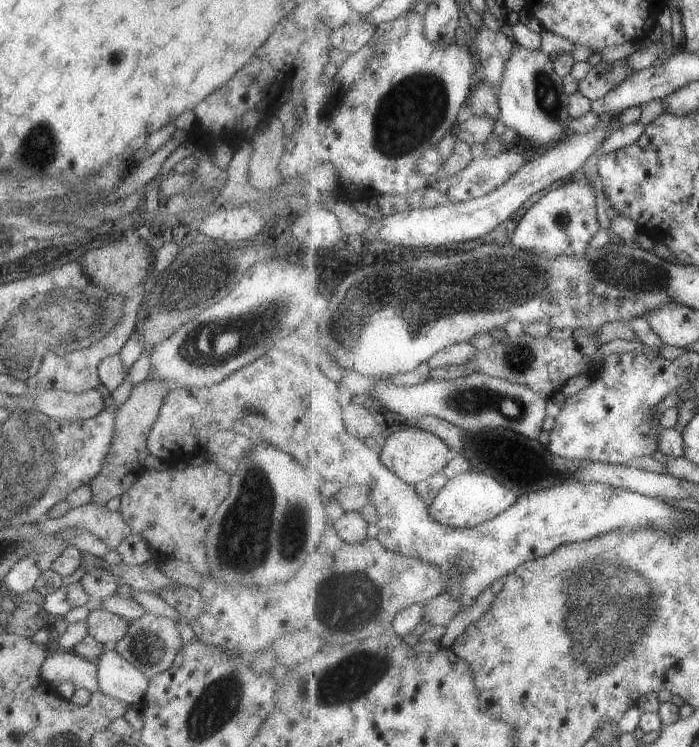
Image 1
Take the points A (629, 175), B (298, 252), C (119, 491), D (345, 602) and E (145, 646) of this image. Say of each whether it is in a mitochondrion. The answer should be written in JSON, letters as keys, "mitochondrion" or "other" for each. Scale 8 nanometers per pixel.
{"A":"other","B":"other","C":"other","D":"mitochondrion","E":"mitochondrion"}

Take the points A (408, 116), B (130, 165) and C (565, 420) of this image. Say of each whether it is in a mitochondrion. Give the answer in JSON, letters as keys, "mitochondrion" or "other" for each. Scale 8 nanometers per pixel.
{"A":"mitochondrion","B":"other","C":"other"}

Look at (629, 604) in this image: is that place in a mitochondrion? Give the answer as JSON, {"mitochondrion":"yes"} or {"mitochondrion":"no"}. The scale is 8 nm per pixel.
{"mitochondrion":"yes"}

